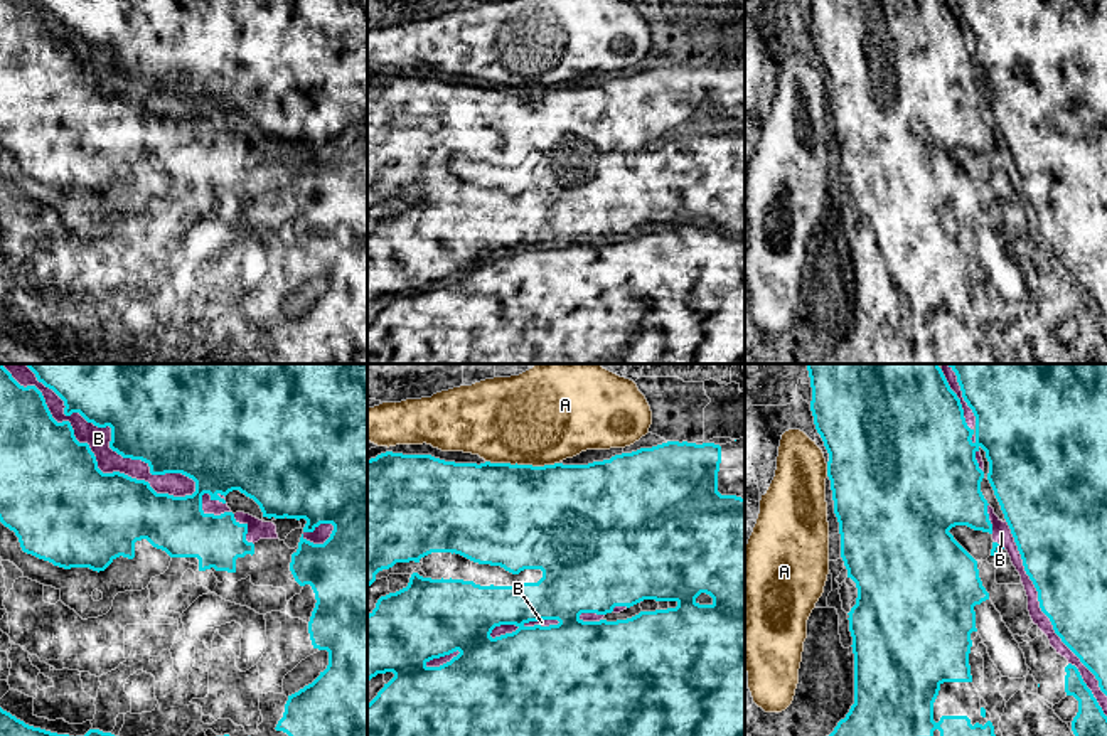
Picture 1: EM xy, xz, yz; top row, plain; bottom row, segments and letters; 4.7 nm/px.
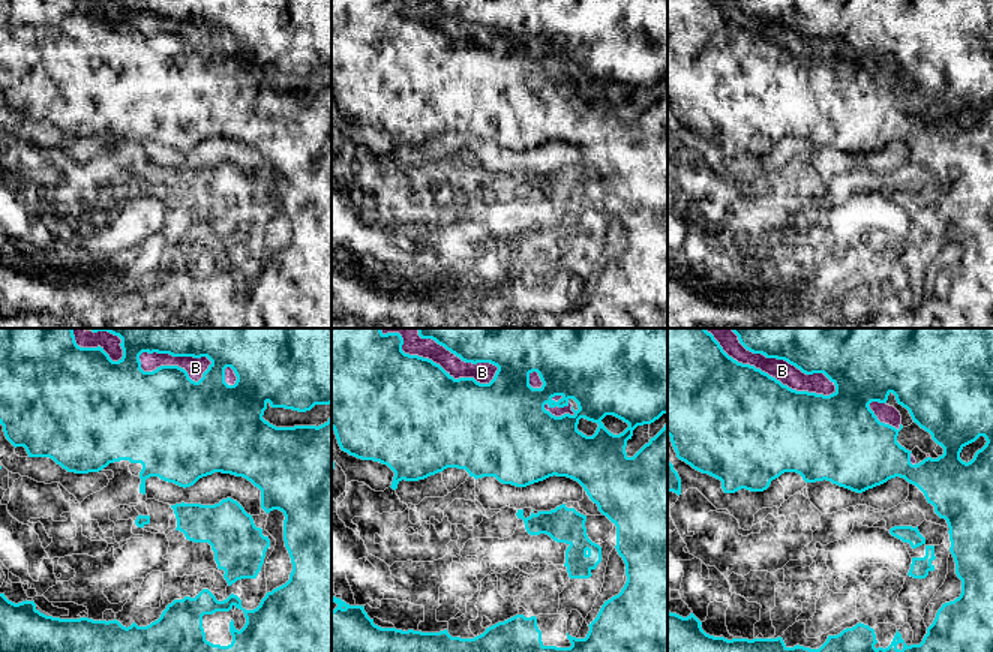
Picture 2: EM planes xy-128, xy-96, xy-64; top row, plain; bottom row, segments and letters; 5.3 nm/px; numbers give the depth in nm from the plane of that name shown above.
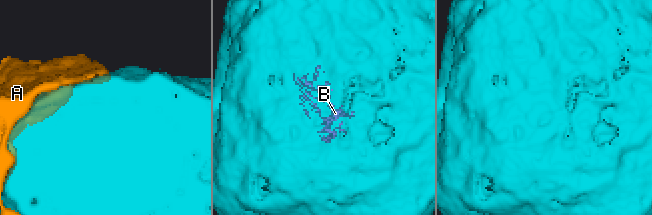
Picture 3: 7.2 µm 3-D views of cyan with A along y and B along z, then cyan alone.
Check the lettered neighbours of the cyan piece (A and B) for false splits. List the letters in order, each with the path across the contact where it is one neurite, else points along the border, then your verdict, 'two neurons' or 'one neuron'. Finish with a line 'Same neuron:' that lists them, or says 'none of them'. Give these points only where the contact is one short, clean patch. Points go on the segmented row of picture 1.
A: two neurons
B: one neuron
Same neuron: B

